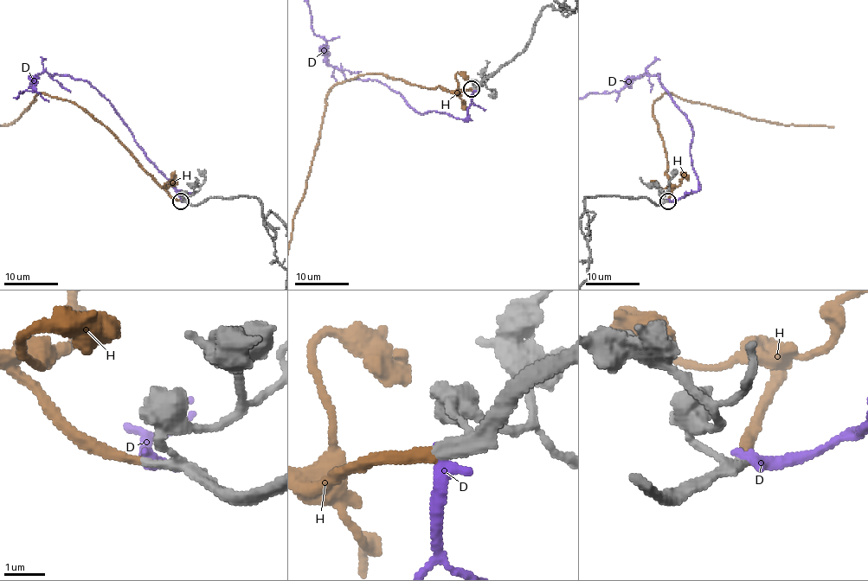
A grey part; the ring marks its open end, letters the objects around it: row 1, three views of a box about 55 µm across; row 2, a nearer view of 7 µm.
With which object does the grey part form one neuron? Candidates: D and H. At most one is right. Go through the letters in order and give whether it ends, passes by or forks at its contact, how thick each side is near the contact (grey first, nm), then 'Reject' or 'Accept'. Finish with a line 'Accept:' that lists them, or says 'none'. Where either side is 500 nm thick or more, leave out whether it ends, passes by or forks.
D: It ends there. Thickness 240 nm (grey) against 360 nm. Reject
H: It ends there. Thickness 200 nm (grey) against 260 nm. Accept
Accept: H

